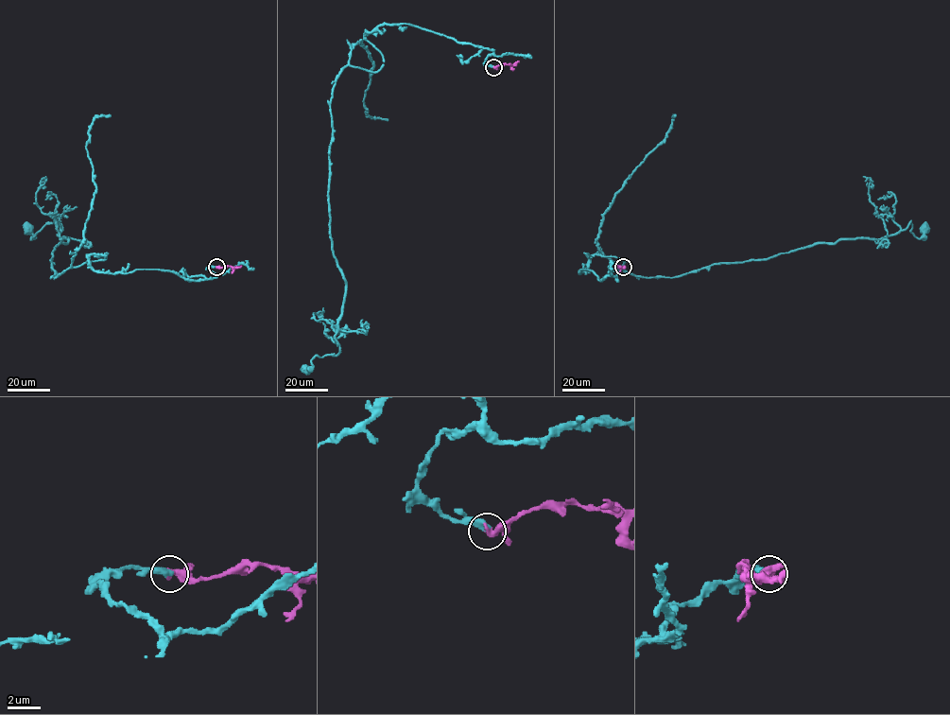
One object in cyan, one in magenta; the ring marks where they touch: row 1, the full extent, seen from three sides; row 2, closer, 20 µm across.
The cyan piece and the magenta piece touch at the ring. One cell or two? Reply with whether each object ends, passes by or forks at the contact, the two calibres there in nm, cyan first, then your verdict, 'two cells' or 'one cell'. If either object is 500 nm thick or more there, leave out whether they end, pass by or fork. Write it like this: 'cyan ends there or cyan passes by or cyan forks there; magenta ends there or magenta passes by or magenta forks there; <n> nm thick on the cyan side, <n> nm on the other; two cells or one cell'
cyan ends there; magenta ends there; 400 nm thick on the cyan side, 480 nm on the other; one cell

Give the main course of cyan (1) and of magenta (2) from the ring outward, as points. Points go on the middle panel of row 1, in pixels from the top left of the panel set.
1: (494, 67), (492, 49), (381, 24), (364, 39), (383, 66), (336, 78), (346, 295), (339, 351), (306, 370)
2: (494, 67), (514, 64), (519, 61)

